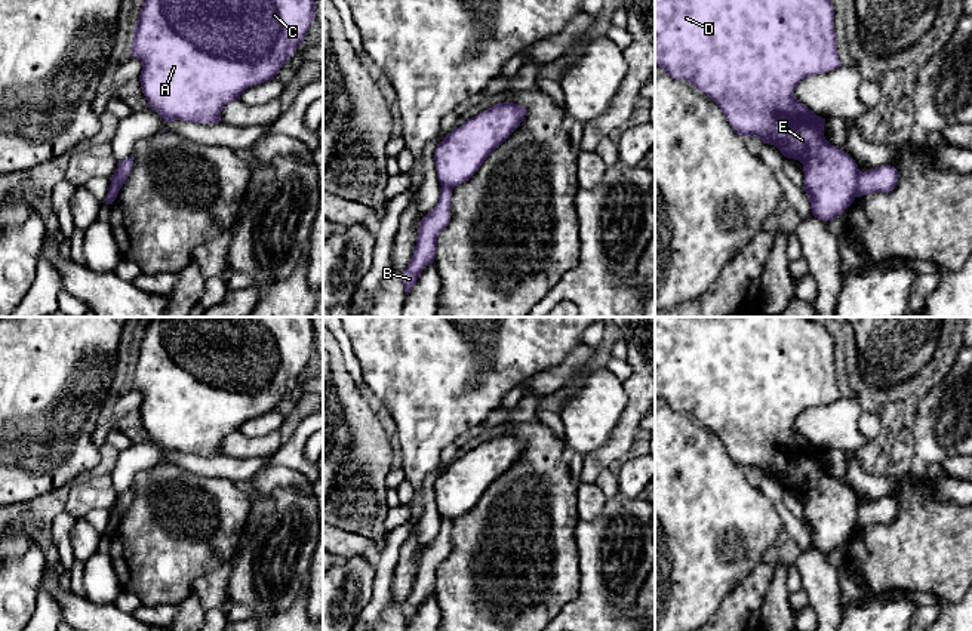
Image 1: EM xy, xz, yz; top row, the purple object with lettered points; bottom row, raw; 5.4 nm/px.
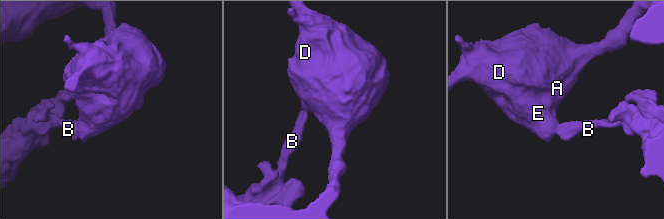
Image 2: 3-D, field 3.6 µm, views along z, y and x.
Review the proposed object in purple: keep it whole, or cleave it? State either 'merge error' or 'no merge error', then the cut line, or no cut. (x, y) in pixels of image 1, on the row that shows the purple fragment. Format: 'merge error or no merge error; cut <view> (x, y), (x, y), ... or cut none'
merge error; cut yz (861, 172), (855, 196)

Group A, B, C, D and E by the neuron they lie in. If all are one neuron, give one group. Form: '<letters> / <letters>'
A C D E / B

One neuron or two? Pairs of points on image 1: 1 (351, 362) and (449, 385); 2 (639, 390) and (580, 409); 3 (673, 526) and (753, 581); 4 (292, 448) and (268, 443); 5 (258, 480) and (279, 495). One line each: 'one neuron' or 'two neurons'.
1: two neurons
2: two neurons
3: two neurons
4: two neurons
5: two neurons

